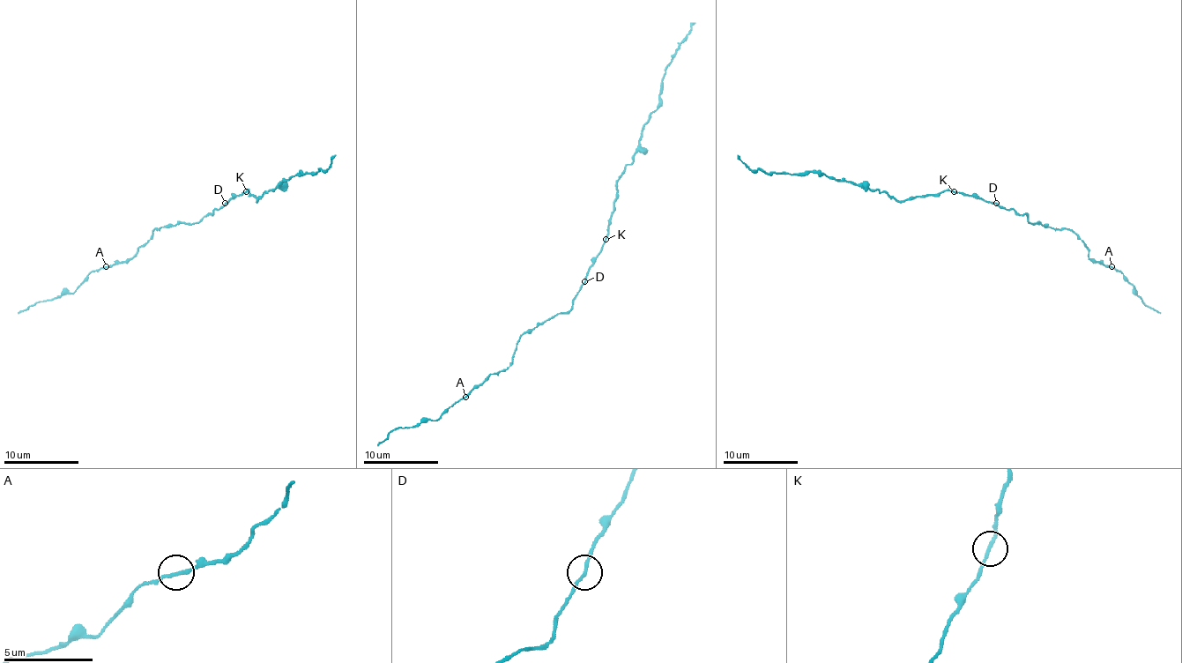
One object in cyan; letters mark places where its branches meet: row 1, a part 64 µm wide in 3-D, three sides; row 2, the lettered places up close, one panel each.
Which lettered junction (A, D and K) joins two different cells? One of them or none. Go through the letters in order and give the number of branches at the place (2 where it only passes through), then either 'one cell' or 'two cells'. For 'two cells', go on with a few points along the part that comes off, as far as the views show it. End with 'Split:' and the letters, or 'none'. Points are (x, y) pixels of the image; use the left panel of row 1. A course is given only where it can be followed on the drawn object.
A: 2 branches meet; one cell
D: 2 branches meet; one cell
K: 2 branches meet; two cells; foreign part runs (246, 191), (248, 189), (256, 201), (266, 191), (273, 189), (300, 171), (305, 173), (326, 169), (335, 154)
Split: K

